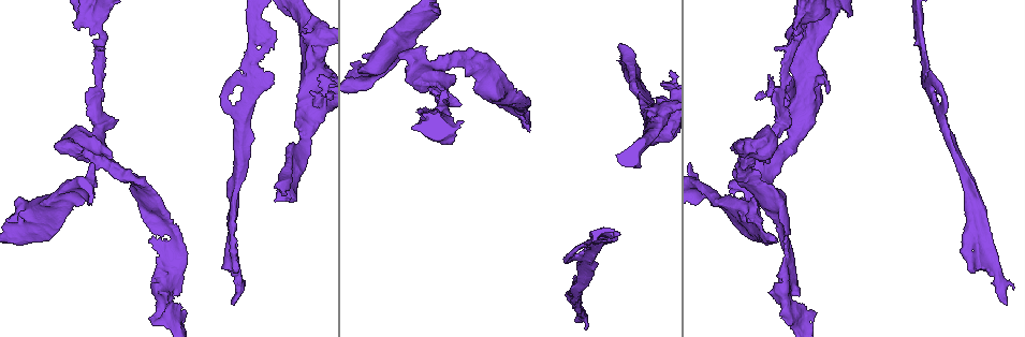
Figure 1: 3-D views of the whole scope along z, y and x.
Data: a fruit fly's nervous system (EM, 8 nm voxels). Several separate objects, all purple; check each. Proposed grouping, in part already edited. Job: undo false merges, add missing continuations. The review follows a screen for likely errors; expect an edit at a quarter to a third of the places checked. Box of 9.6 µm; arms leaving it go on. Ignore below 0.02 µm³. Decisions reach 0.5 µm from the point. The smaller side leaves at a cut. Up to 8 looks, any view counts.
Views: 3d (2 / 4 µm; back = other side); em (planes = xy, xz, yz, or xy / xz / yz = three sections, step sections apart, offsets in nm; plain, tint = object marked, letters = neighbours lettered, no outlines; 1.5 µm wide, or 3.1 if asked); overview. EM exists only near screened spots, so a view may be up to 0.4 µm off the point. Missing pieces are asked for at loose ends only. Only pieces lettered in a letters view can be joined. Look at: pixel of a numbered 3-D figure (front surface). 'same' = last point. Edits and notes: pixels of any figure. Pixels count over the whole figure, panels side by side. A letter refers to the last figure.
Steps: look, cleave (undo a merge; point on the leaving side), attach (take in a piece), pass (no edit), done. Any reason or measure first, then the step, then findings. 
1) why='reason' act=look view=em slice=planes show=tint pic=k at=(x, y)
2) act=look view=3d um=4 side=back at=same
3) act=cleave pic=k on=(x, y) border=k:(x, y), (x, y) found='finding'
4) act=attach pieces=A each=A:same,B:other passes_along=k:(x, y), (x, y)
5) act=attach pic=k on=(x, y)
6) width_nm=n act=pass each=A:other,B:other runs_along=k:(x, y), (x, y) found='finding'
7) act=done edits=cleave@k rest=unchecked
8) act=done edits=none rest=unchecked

why='abrupt turn' act=look view=em slice=xz step=8 show=letters pic=1 at=(434, 15)

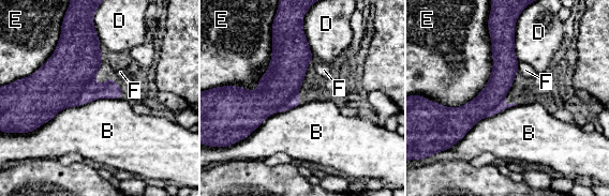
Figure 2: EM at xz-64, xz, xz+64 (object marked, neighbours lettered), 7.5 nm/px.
act=pass each=B:other,D:other,E:other,F:other runs_along=2:(501, 38), (499, 86), (457, 137) found='continuous, no second neuron'

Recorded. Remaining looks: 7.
why='tapers out' act=look view=em slice=planes show=letters pic=1 at=(87, 102)

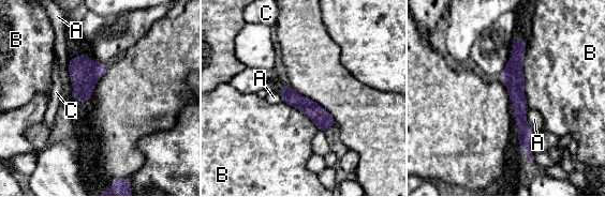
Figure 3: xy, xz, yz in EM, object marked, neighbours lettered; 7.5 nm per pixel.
act=pass each=A:other,B:other,C:other found='no lettered piece goes on from it'

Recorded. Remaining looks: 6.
why='a narrow waist' act=look view=em slice=xy step=4 show=letters pic=1 at=(171, 237)

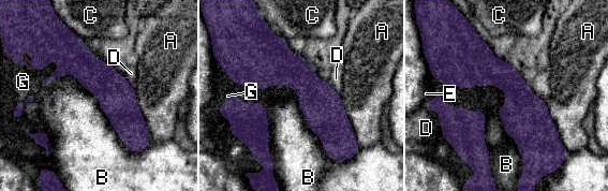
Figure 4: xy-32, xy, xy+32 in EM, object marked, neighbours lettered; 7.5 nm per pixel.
longest_contact=B:900nm act=pass each=A:other,B:other,C:other,D:other,E:other,G:other found='all the same neuron'

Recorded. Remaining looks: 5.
act=done edits=none rest=unchecked

